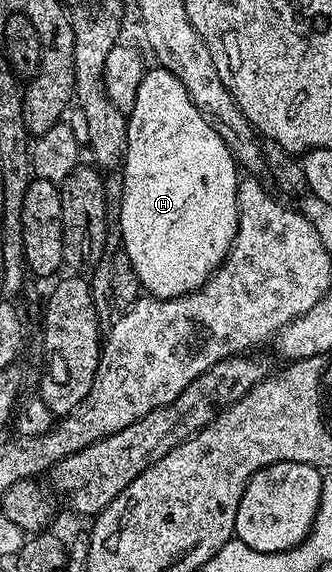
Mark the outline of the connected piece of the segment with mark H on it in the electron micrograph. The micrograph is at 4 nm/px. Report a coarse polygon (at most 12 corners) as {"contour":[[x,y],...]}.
{"contour":[[167,68],[127,116],[121,248],[156,300],[239,229],[235,156]]}

